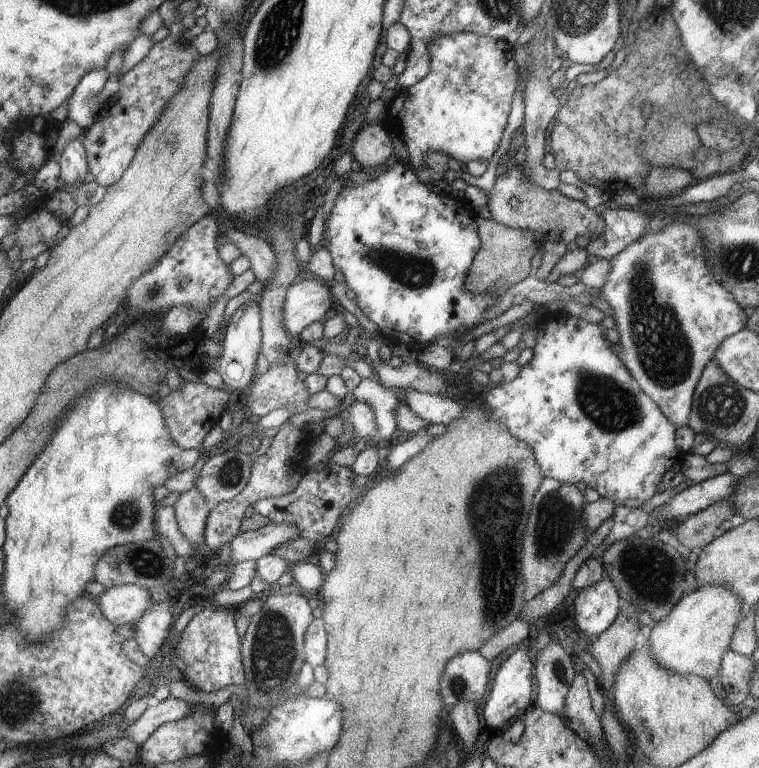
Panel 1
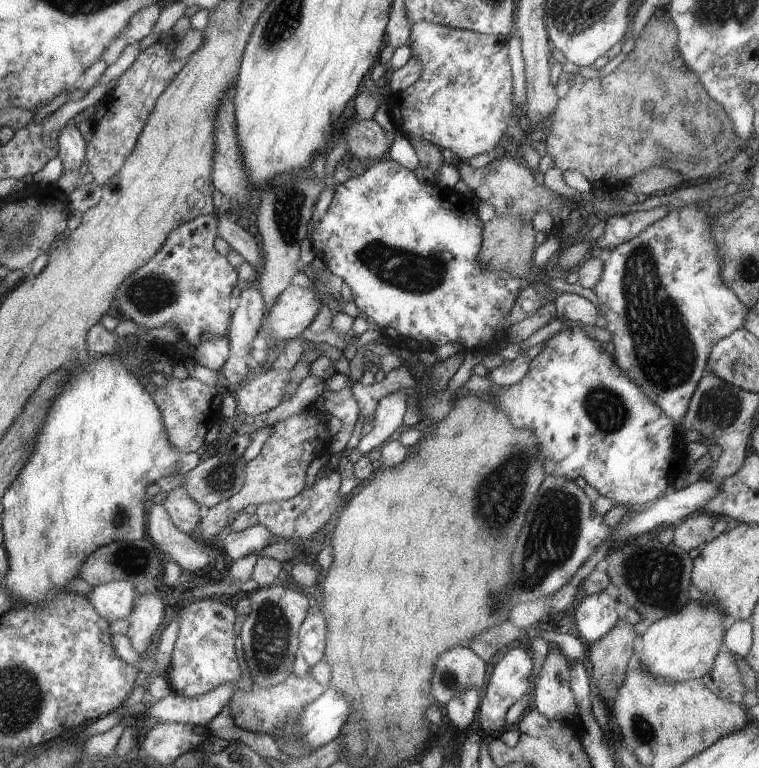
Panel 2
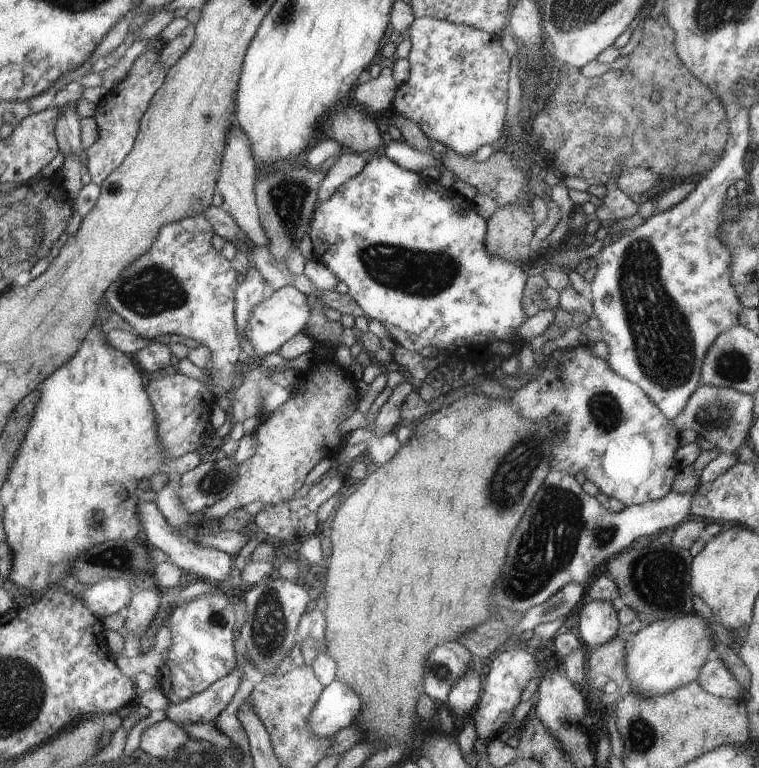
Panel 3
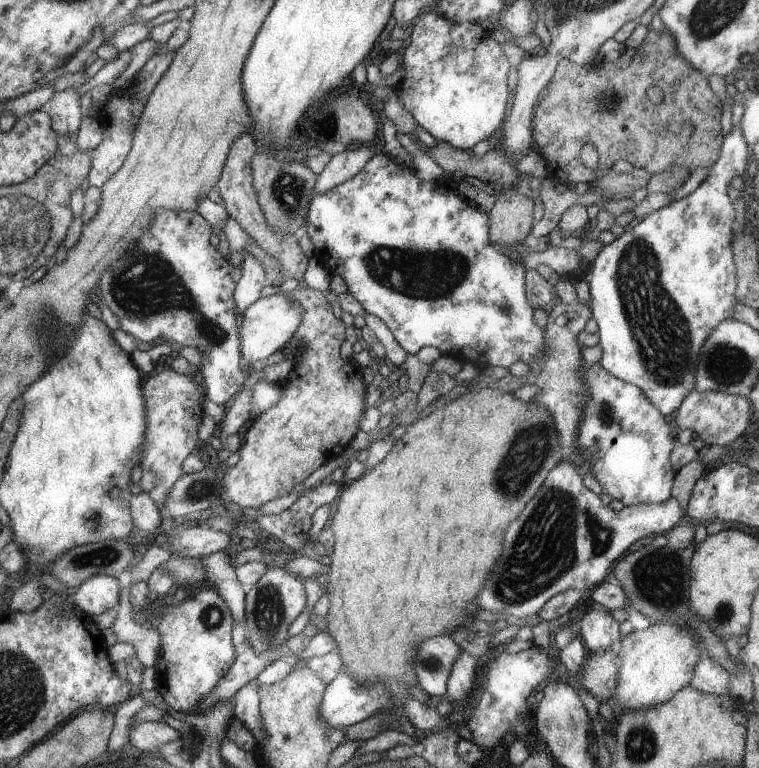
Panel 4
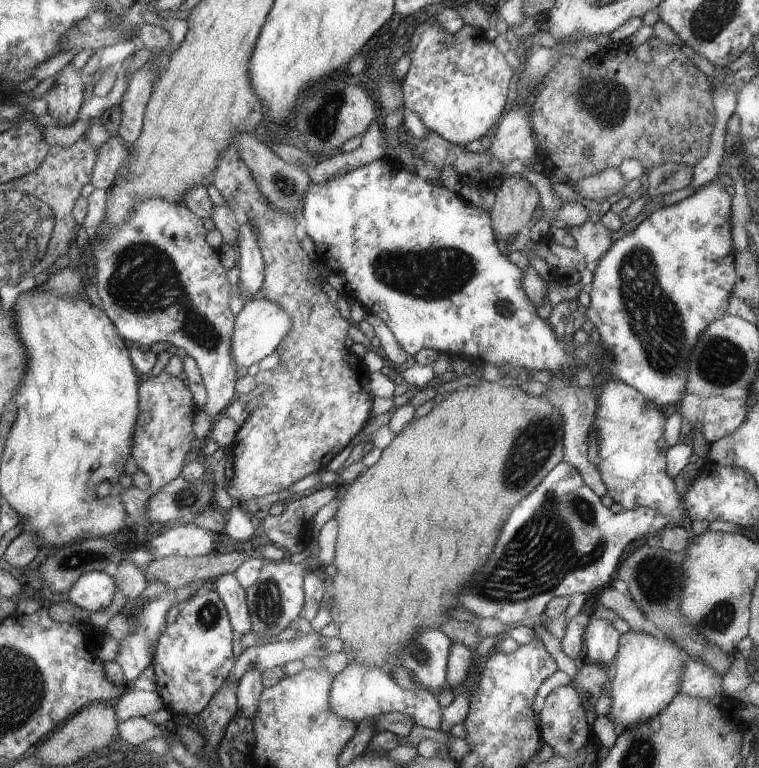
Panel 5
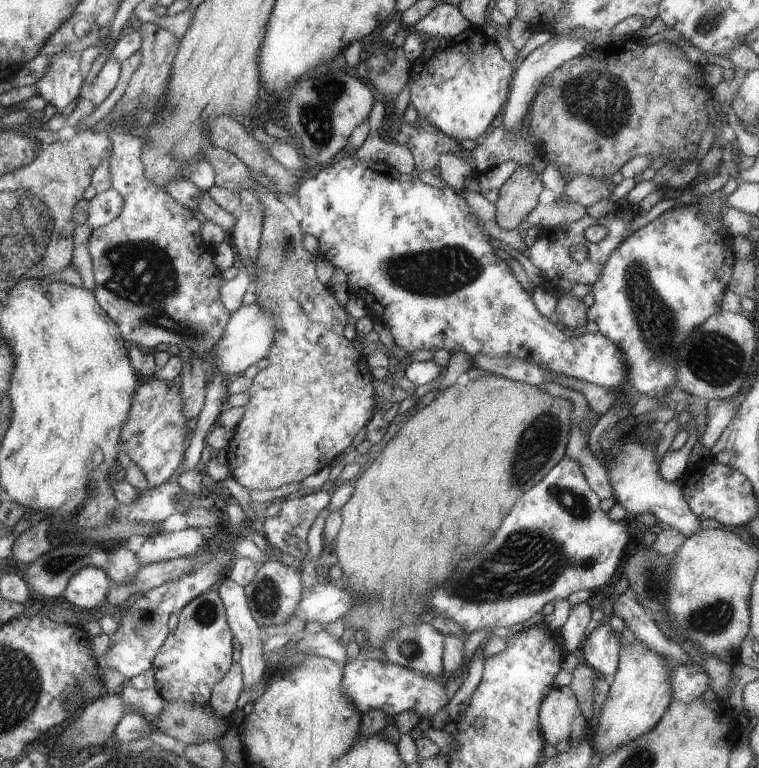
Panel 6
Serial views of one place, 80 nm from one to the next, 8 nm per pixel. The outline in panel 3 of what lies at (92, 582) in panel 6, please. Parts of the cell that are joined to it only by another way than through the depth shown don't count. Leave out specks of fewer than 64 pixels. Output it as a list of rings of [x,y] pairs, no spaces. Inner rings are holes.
[[[104,579],[90,585],[80,597],[94,615],[104,619],[122,612],[130,604],[134,589],[126,579]]]

